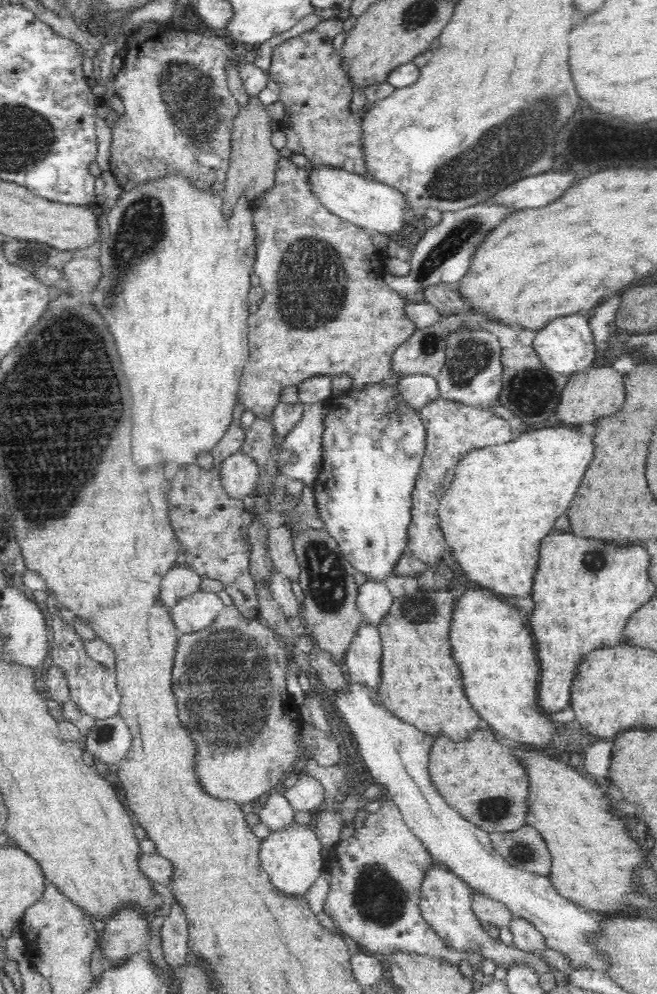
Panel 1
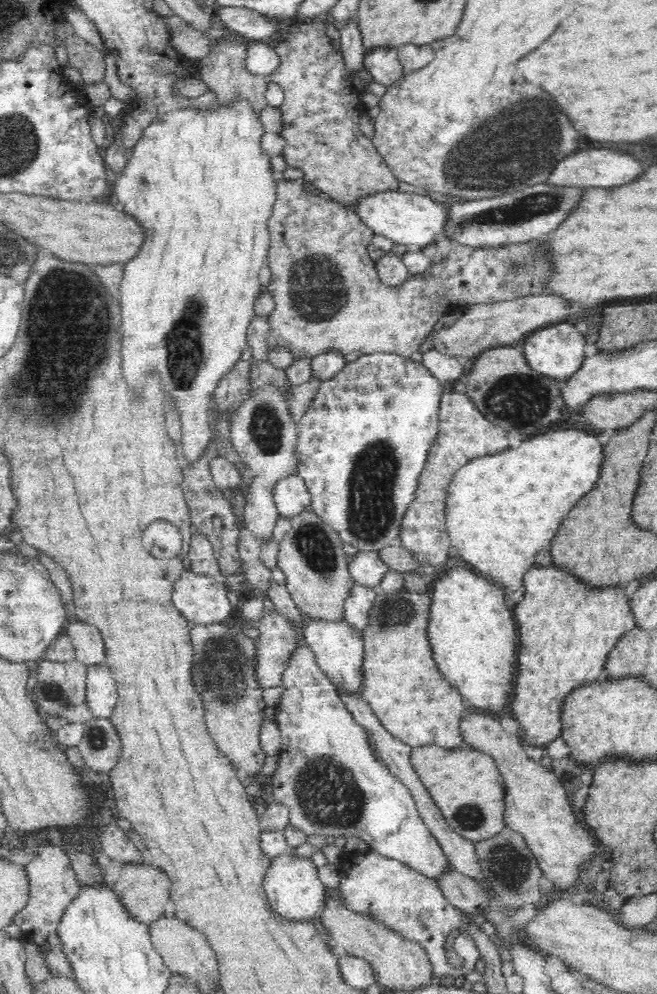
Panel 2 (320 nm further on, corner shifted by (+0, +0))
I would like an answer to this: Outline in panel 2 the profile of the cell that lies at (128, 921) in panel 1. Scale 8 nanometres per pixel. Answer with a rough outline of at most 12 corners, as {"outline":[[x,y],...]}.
{"outline":[[149,861],[122,863],[112,891],[132,920],[170,911],[167,876]]}

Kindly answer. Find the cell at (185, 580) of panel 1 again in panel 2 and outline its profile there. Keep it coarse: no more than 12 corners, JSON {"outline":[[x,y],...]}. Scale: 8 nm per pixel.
{"outline":[[193,532],[186,569],[222,578],[211,544]]}

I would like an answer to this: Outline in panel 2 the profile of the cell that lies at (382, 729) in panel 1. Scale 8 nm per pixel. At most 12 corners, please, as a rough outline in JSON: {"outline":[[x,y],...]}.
{"outline":[[306,617],[301,635],[328,681],[362,698],[361,633]]}

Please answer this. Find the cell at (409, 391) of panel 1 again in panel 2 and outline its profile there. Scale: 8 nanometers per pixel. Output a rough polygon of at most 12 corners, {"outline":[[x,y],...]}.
{"outline":[[429,350],[421,363],[443,387],[463,380],[463,359]]}

